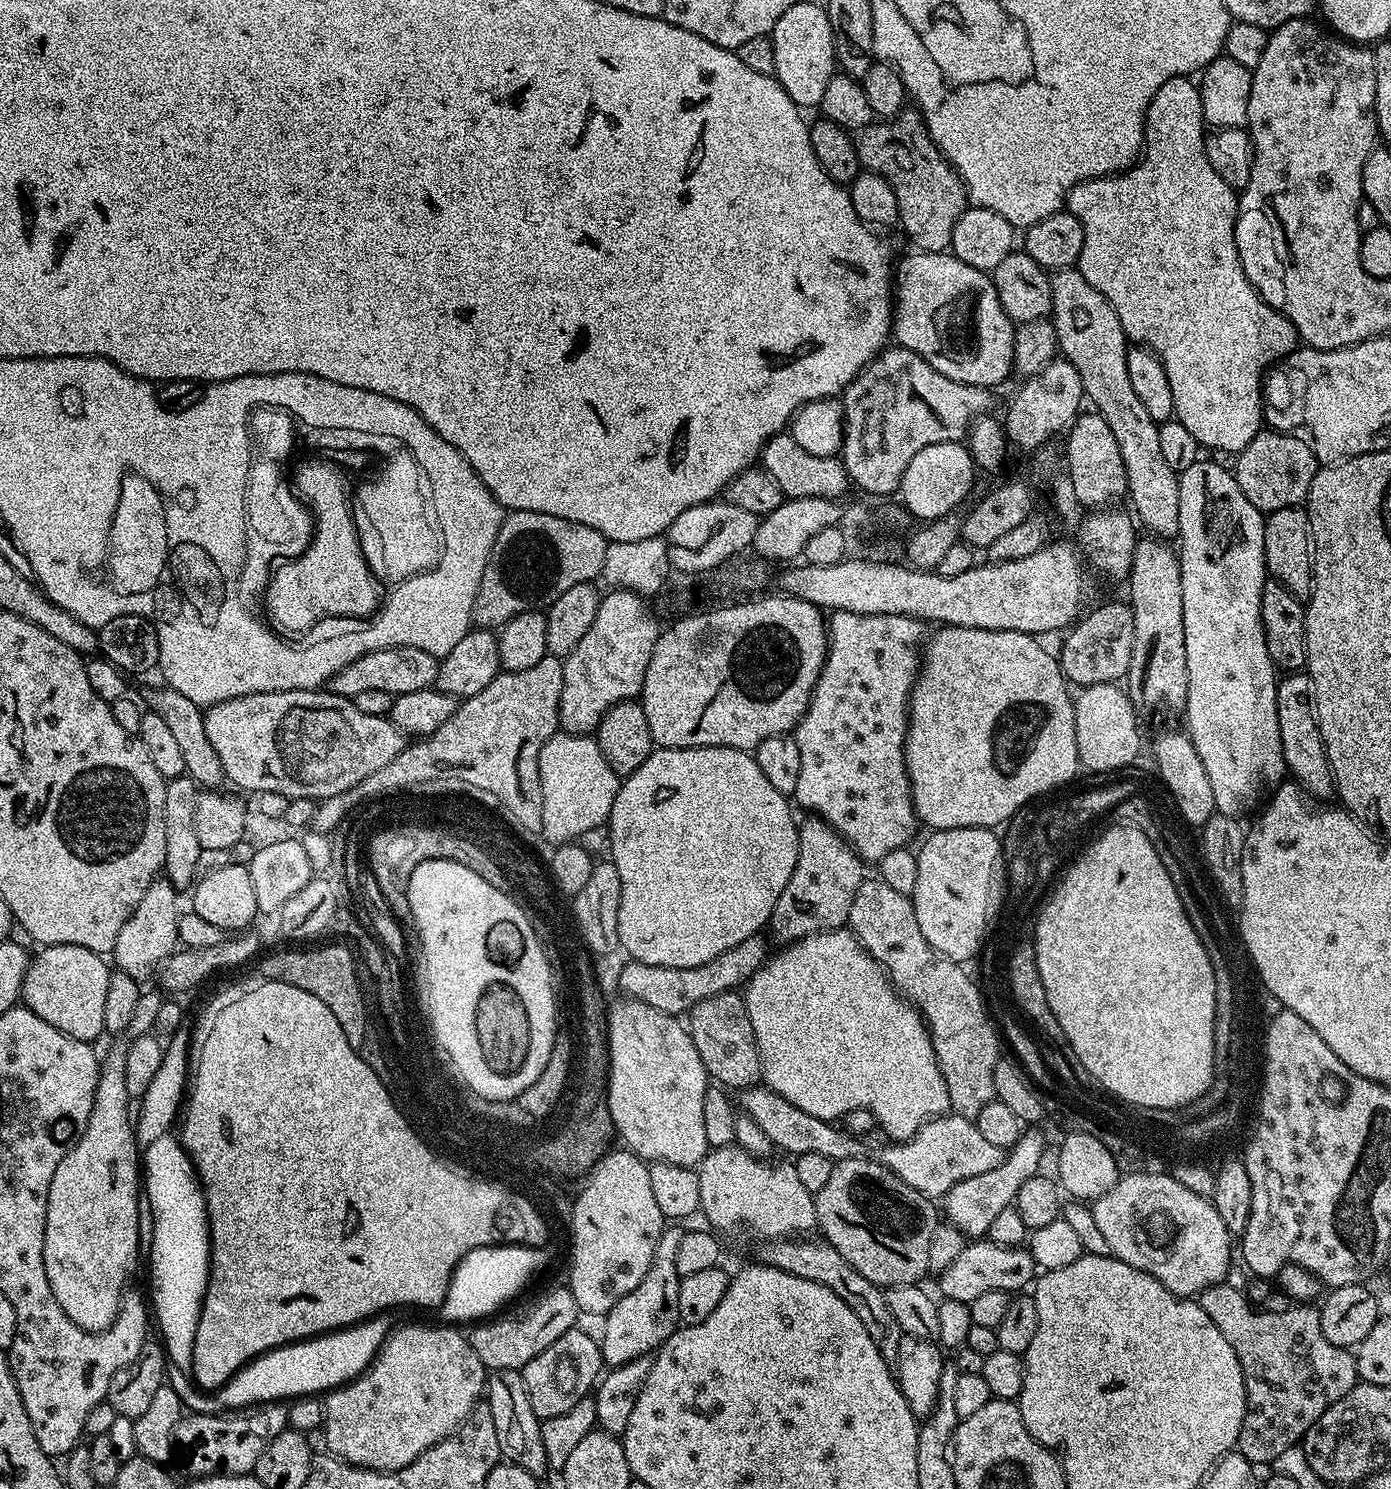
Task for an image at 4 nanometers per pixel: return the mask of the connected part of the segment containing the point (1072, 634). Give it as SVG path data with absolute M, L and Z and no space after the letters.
M1131 603L1100 604L1092 613L1081 615L1067 629L1068 637L1058 651L1064 679L1080 688L1120 682L1128 675L1130 654L1134 650L1134 614Z

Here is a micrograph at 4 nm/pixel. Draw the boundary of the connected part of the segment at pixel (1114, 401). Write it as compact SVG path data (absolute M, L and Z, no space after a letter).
M1061 268L1051 273L1052 281L1052 311L1050 321L1057 332L1058 352L1063 359L1068 360L1078 370L1078 378L1082 378L1085 397L1092 400L1091 407L1099 411L1102 418L1110 426L1114 438L1118 442L1118 450L1124 455L1126 466L1126 478L1128 479L1127 495L1132 496L1131 511L1135 519L1141 525L1149 528L1151 535L1156 538L1176 538L1180 534L1180 523L1178 522L1178 490L1179 479L1174 478L1170 466L1166 466L1162 460L1162 449L1156 441L1157 424L1154 418L1146 414L1142 402L1130 390L1130 374L1124 368L1124 353L1126 351L1126 337L1122 330L1122 322L1116 320L1114 306L1106 302L1104 296L1098 294L1090 286L1090 282L1084 280L1084 275L1079 270Z

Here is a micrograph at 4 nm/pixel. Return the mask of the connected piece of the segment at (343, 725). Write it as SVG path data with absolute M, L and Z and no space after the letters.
M299 688L298 690L286 690L285 692L259 692L258 694L246 694L238 698L230 698L211 705L207 709L204 725L206 726L206 734L210 738L214 750L218 753L218 758L222 758L224 775L229 781L233 780L238 787L245 788L249 794L273 792L274 794L282 794L289 801L306 798L307 800L319 802L326 798L334 798L343 792L348 792L351 788L358 787L366 778L370 778L370 774L382 770L382 766L389 764L406 747L405 734L401 732L398 726L394 726L387 716L362 714L362 710L358 710L358 706L349 697L339 696L330 690Z

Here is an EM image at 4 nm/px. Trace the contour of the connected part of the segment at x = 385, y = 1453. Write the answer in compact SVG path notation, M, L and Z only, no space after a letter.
M397 1327L355 1380L327 1393L322 1433L331 1455L357 1468L397 1472L463 1424L485 1391L486 1369L464 1332L444 1327Z

